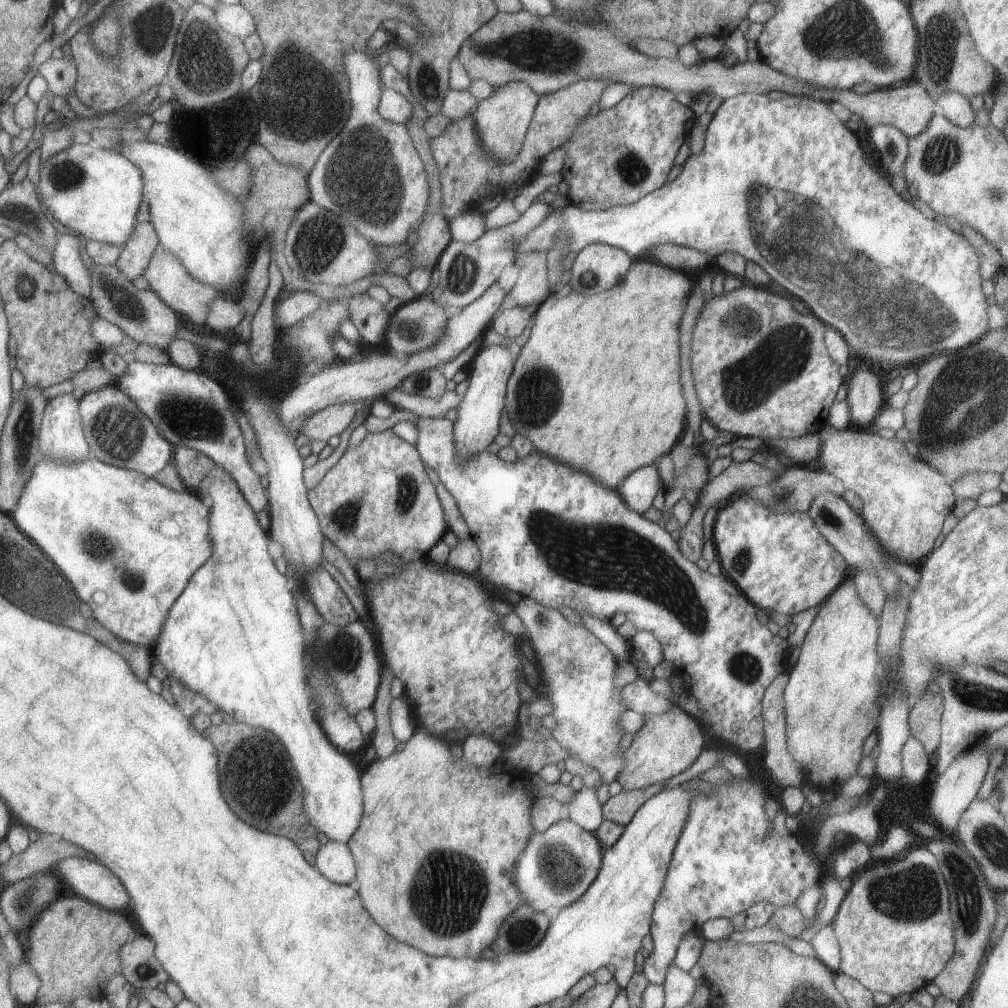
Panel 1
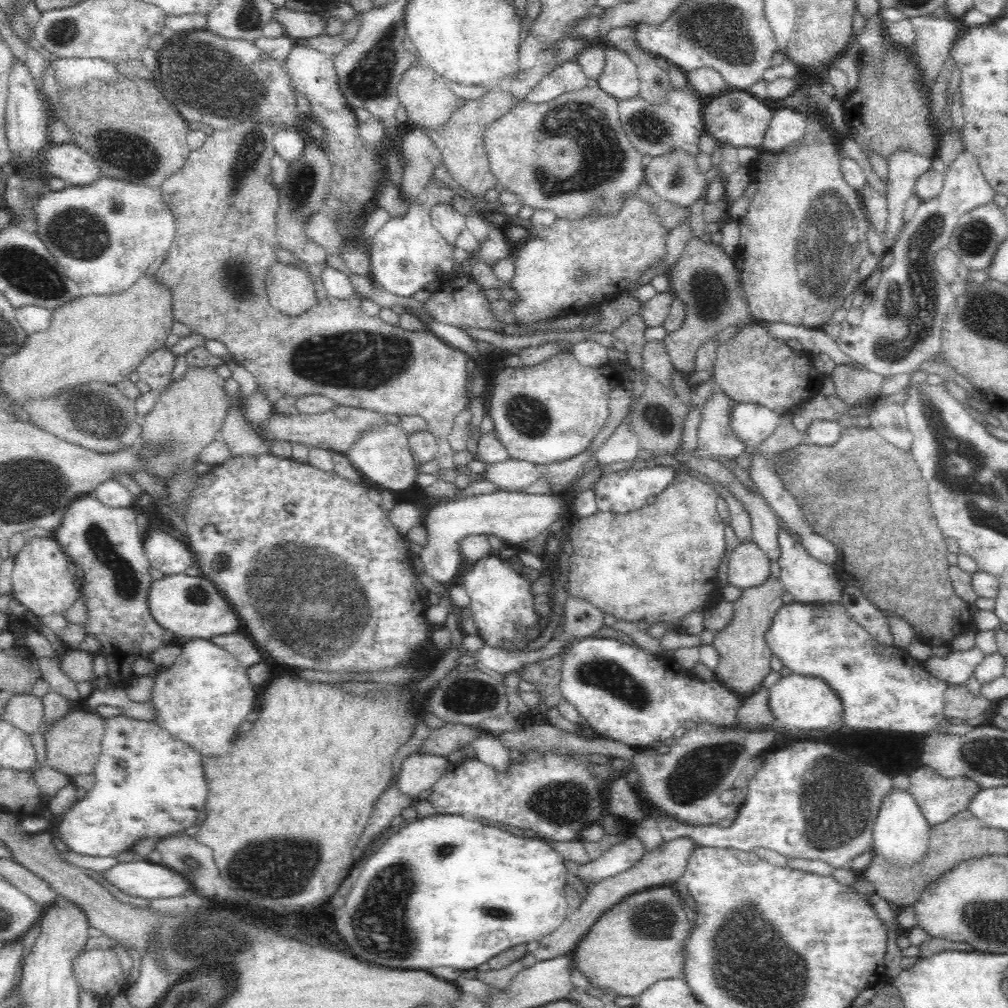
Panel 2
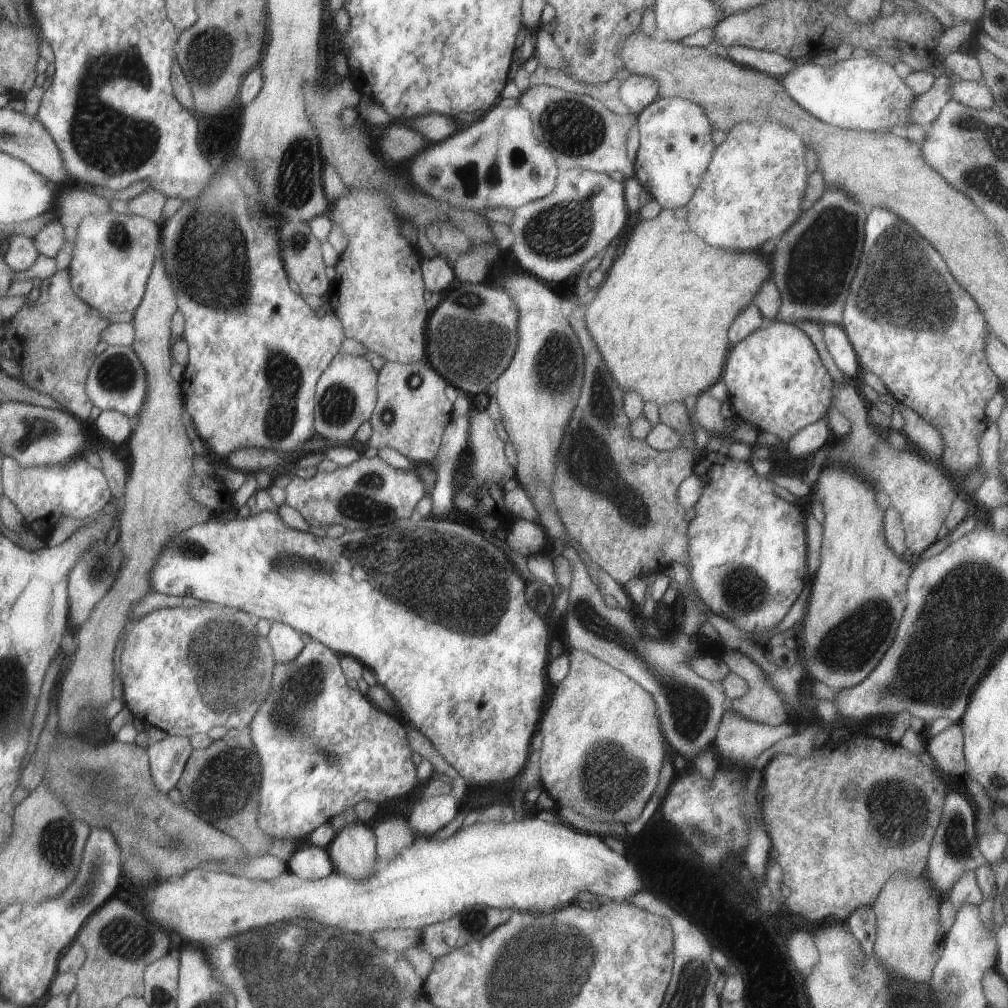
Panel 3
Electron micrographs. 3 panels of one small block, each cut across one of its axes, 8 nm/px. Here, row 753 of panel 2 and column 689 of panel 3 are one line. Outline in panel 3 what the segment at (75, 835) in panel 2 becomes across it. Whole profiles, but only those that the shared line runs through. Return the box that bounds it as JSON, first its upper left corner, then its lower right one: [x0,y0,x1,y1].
[633,97,716,209]

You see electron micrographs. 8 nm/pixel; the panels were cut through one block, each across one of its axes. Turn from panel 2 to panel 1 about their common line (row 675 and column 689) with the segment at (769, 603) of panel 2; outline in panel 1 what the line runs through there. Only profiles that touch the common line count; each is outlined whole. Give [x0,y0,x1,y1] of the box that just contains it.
[616,705,706,791]

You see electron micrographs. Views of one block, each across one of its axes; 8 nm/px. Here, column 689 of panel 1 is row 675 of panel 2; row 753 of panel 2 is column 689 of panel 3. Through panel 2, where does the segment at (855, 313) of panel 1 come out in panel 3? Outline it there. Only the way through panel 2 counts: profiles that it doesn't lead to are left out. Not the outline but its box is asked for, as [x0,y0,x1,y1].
[684,118,808,251]

